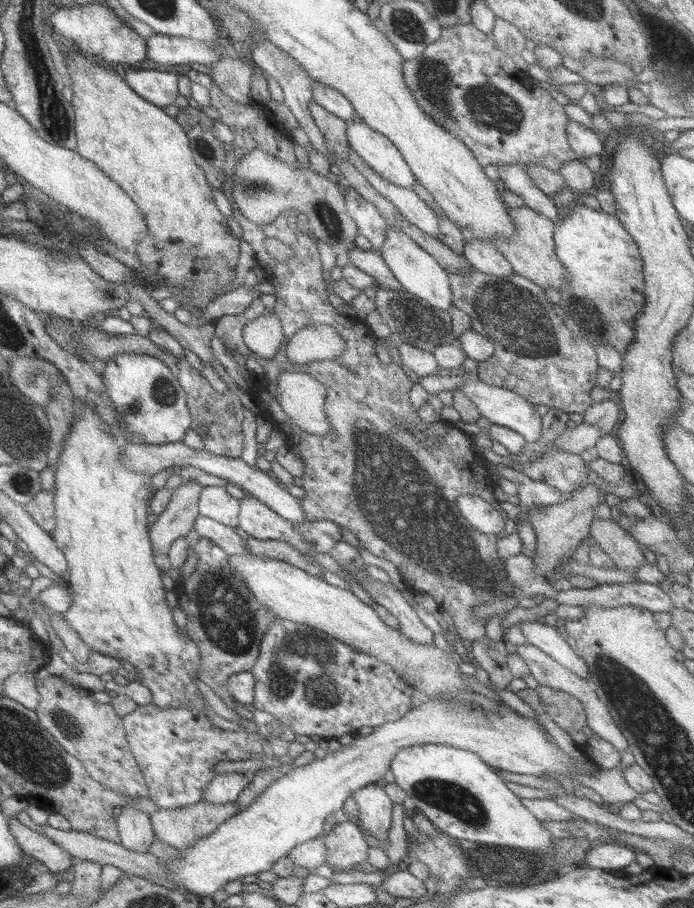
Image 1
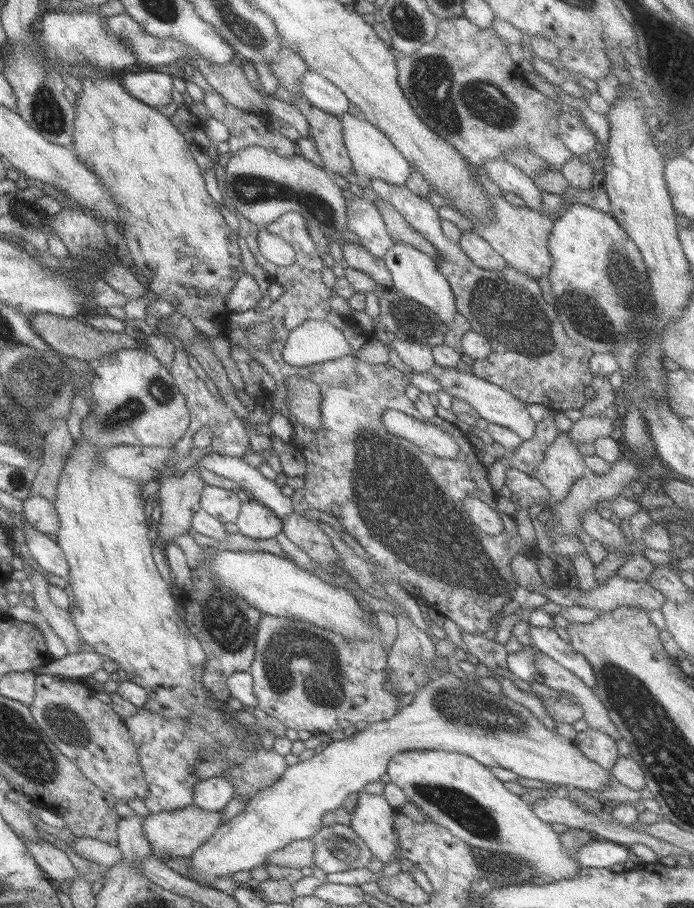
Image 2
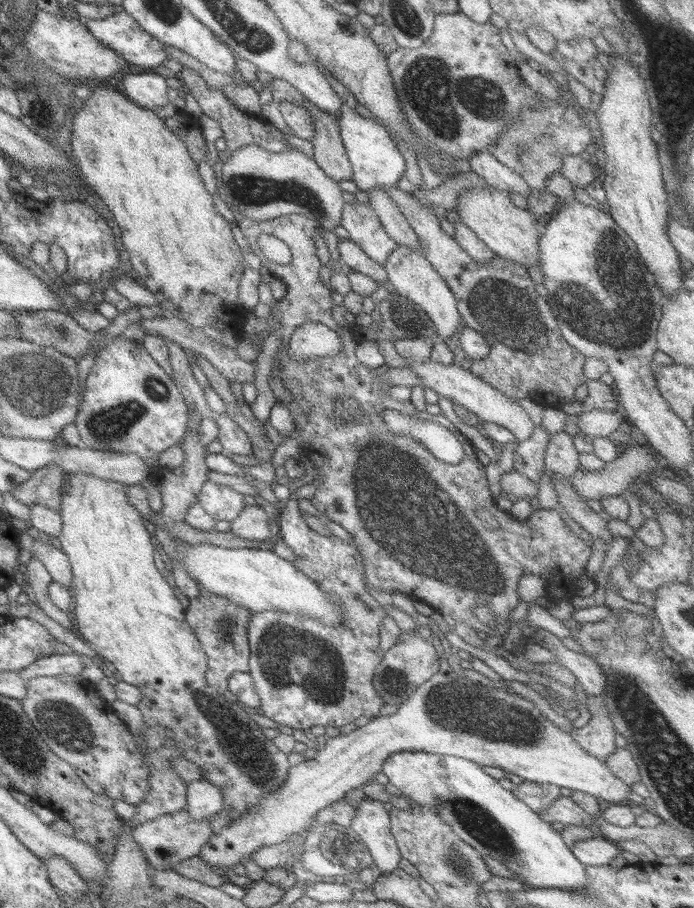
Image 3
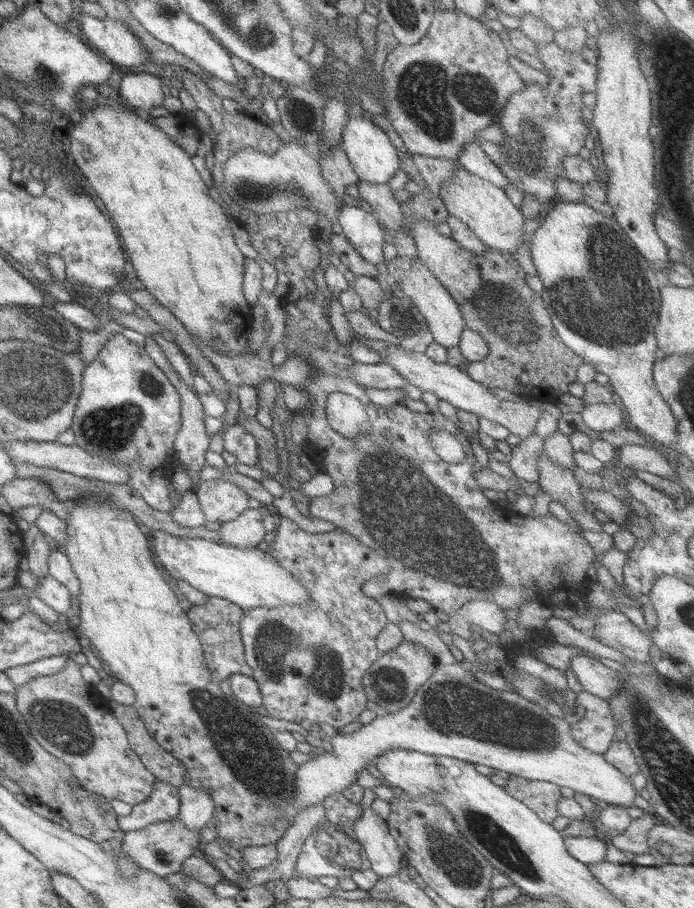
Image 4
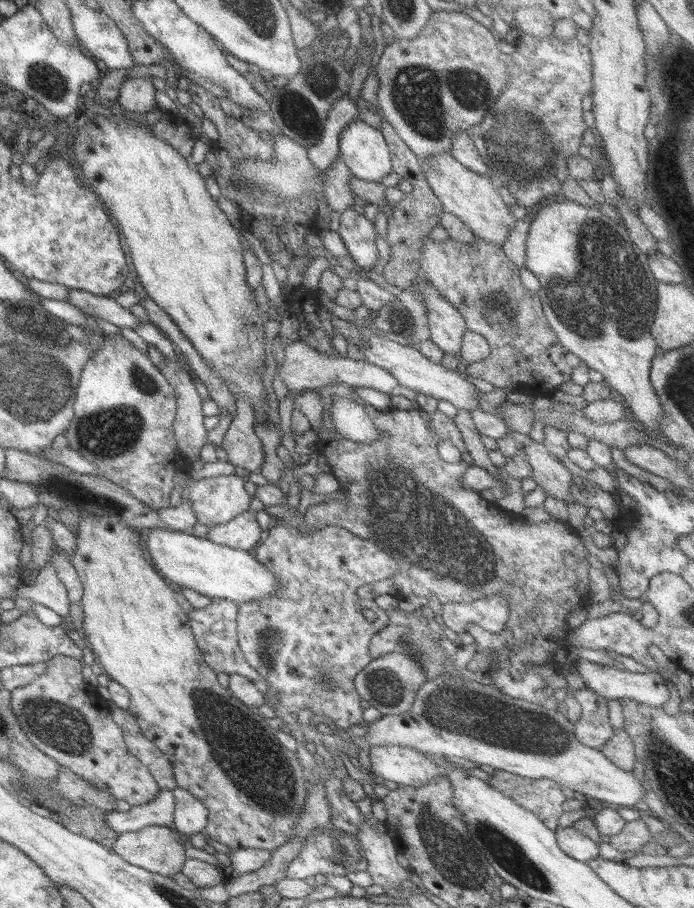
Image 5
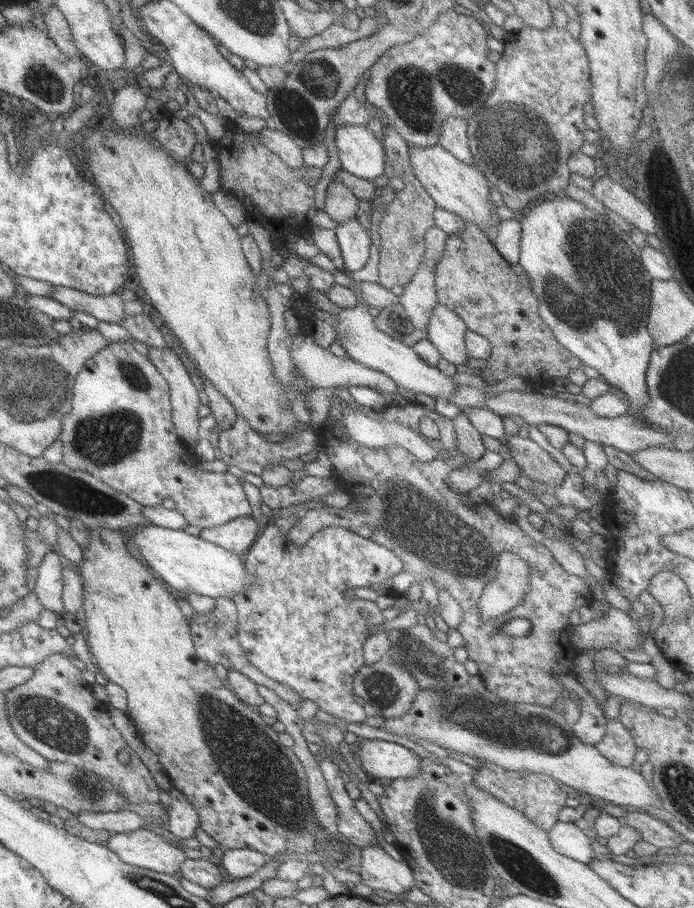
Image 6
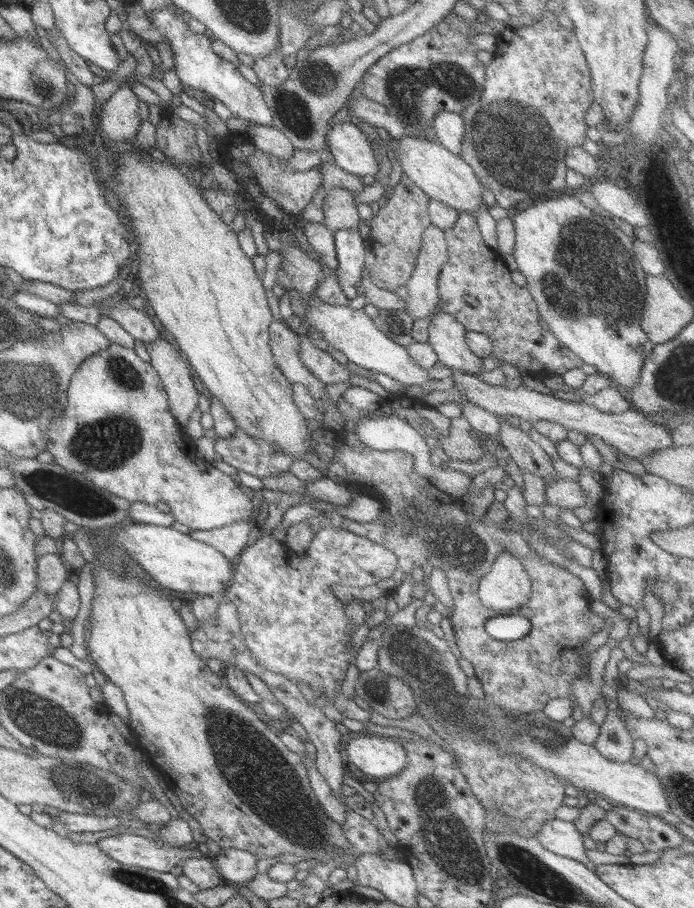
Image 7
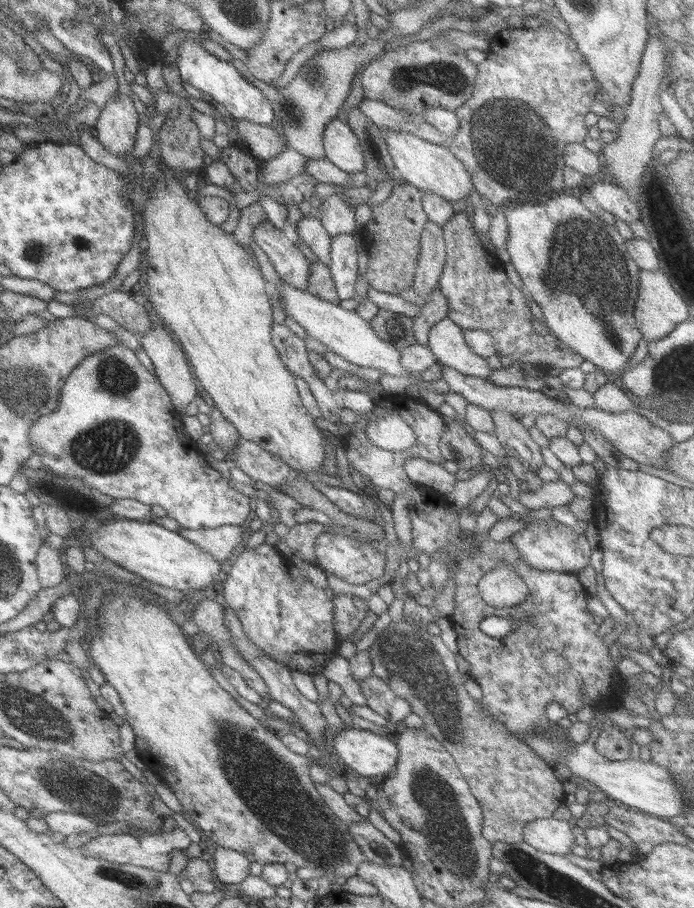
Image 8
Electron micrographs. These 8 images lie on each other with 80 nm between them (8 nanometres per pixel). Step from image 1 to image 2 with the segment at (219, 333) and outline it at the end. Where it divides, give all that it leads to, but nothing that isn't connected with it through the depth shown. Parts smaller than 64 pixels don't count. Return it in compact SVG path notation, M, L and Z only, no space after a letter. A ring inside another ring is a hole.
M235 213L239 222L239 229L235 232L244 238L253 258L257 264L265 270L269 282L275 282L281 286L282 294L271 302L267 310L247 310L241 313L227 315L223 323L224 338L230 346L239 346L248 352L250 358L262 366L263 370L273 378L274 390L265 389L265 402L270 402L273 412L281 416L286 414L286 378L297 377L314 382L319 387L320 398L320 421L321 426L316 430L301 428L295 419L290 418L293 424L291 445L301 451L305 461L305 470L301 488L297 488L291 494L291 508L295 514L304 517L305 511L317 510L332 516L344 528L347 535L354 538L357 544L368 555L371 565L371 578L379 585L393 584L401 586L407 597L422 599L427 602L429 608L442 614L444 618L452 620L459 629L459 633L469 635L482 635L489 630L494 617L503 604L511 601L511 595L515 591L516 583L511 573L511 560L515 555L522 553L523 539L517 535L517 528L503 526L503 531L494 536L474 528L469 517L463 511L463 499L477 498L485 502L489 508L496 510L497 496L487 482L485 467L475 457L475 450L466 439L466 435L453 424L439 420L439 427L447 431L457 443L458 449L454 459L437 458L427 452L419 450L412 442L404 438L397 438L389 434L383 426L382 414L384 410L397 410L414 418L426 421L414 407L412 401L405 396L405 387L410 380L403 373L392 369L387 363L378 365L368 363L355 356L356 352L371 338L372 333L366 332L358 324L348 318L337 315L328 304L331 290L321 283L321 267L323 261L319 257L311 239L301 230L283 228L279 224L266 224L263 228L282 238L294 250L294 261L287 266L275 266L267 262L258 251L256 234L258 227L248 222L239 213ZM305 320L327 321L331 326L342 332L344 339L351 349L350 356L339 357L319 364L309 366L291 366L281 356L285 338L289 331L299 326ZM257 323L271 323L274 326L274 335L268 350L257 350L251 346L246 339L246 332ZM509 542L514 542L521 550L511 552Z

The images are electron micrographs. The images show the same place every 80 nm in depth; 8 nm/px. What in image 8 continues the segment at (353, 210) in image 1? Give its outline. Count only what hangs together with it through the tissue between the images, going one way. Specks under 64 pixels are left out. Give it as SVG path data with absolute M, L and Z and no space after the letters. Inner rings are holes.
M350 234L330 238L330 263L327 264L339 301L355 298L353 286L357 280L357 248Z

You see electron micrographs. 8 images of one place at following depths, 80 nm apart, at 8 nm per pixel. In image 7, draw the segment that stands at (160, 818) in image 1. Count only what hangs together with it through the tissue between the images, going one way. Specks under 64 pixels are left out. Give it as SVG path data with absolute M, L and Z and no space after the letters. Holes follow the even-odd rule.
M117 834L100 838L95 846L110 859L122 865L169 873L169 870L189 857L200 856L193 850L179 847L160 847L153 840L137 834Z

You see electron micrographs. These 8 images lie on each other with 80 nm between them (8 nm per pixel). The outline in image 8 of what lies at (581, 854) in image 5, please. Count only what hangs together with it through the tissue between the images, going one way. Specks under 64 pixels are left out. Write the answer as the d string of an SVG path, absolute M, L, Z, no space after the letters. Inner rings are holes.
M553 817L538 818L524 826L523 841L535 850L550 855L563 856L574 846L571 826L564 820Z

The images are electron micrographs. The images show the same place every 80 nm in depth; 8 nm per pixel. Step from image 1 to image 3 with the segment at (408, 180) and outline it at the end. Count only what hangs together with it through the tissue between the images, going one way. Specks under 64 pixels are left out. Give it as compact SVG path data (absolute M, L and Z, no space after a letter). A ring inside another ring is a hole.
M312 63L320 74L325 76L331 90L337 94L341 100L341 109L336 116L336 123L338 124L338 131L340 139L344 148L345 155L347 156L351 173L353 178L351 182L355 184L358 190L367 191L374 187L388 187L396 184L401 179L403 171L405 170L404 160L398 152L395 143L391 141L391 137L384 126L379 125L375 120L366 119L358 115L354 110L350 110L343 97L345 96L345 89L337 80L331 77L319 63Z

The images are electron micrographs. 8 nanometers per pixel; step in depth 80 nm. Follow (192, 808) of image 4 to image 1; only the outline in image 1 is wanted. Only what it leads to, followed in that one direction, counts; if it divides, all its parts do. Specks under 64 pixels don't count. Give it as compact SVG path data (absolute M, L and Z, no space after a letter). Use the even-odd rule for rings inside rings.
M228 772L217 774L203 790L201 801L216 805L233 803L250 783L251 774Z

